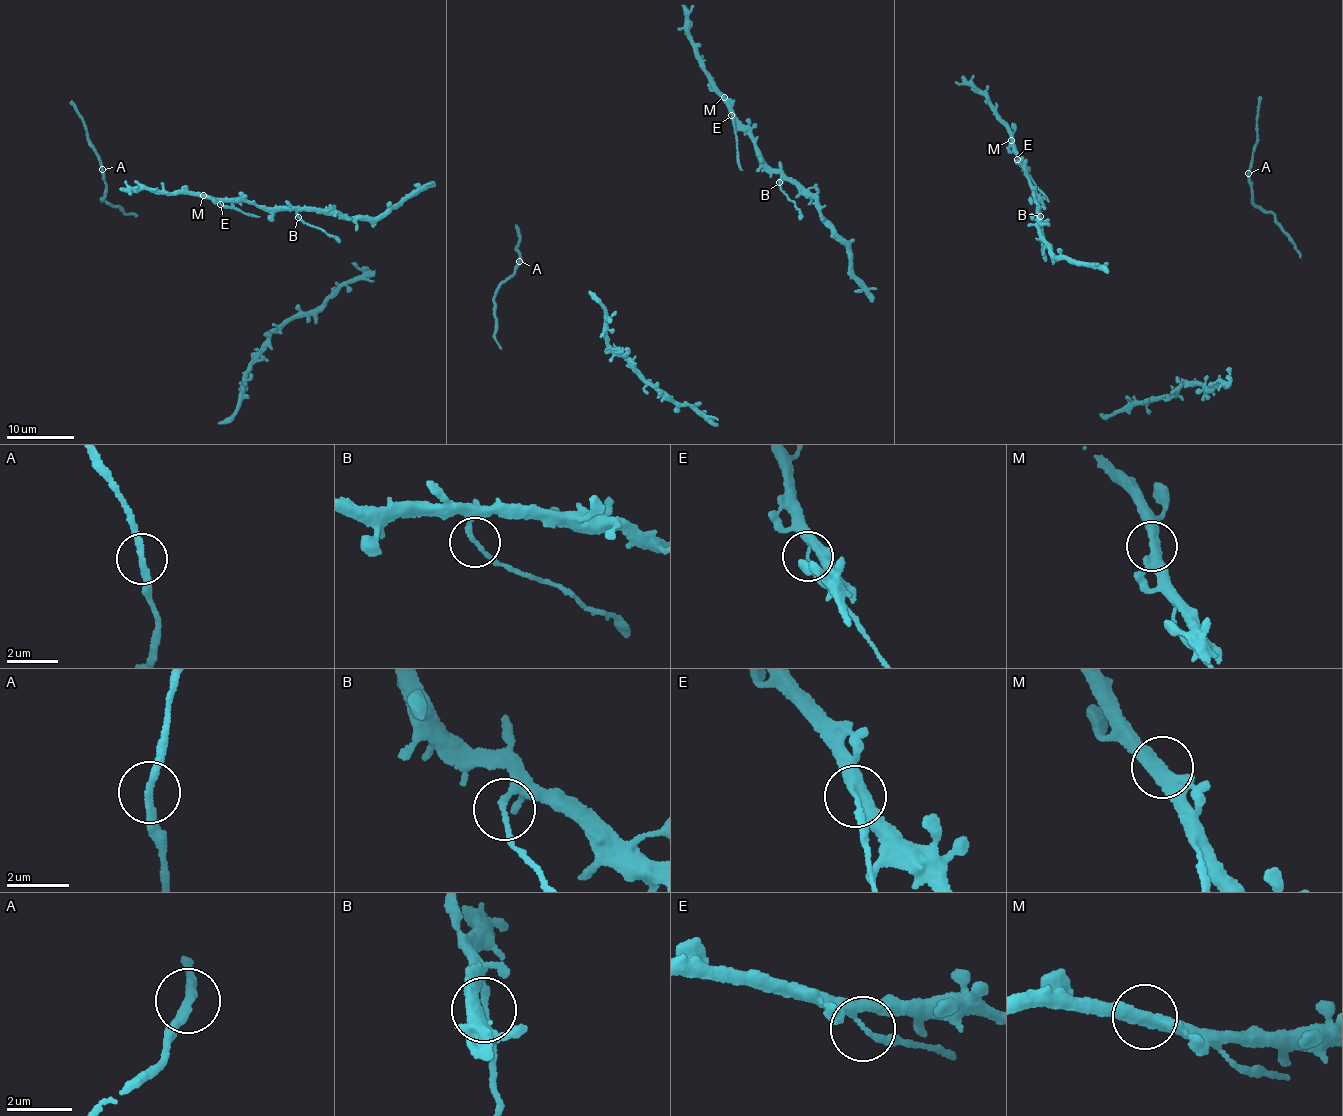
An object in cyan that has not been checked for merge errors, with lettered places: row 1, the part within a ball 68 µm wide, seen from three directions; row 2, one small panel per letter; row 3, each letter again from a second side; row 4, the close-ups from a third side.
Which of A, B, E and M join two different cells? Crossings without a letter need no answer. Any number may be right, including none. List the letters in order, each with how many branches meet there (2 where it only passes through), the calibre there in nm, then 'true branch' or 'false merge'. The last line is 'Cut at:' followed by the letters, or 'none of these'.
A: 2 | 220 nm | true branch
B: 2 | 170 nm | false merge
E: 3 | 220 nm | false merge
M: 2 | 420 nm | true branch
Cut at: B, E

